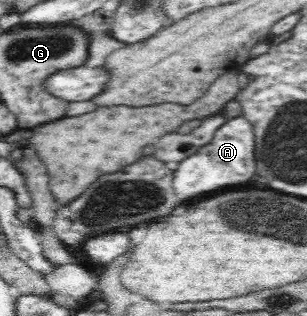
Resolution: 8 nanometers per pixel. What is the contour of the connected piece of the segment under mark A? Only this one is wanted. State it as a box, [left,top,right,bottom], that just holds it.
[171,117,255,198]

